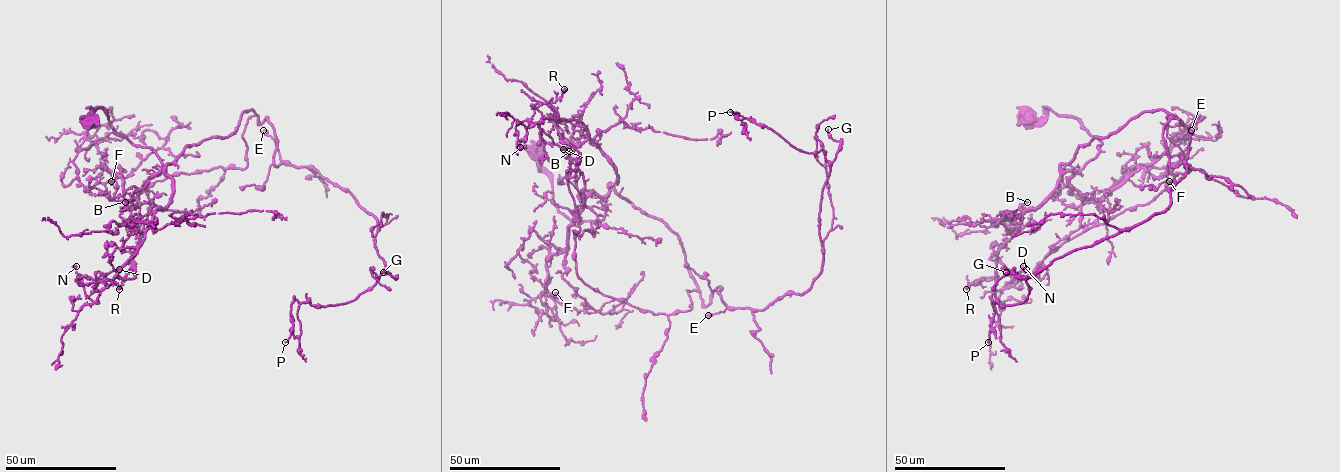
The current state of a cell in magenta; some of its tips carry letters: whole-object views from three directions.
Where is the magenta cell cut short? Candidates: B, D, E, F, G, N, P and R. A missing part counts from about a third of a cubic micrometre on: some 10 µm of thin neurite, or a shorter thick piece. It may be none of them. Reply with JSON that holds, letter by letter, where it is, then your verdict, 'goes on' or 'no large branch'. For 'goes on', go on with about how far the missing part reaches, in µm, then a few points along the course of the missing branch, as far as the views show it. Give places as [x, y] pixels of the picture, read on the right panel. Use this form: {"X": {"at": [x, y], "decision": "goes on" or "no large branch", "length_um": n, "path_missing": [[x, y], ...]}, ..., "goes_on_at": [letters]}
{"B": {"at": [1027, 202], "decision": "no large branch"}, "D": {"at": [1026, 269], "decision": "no large branch"}, "E": {"at": [1191, 130], "decision": "goes on", "length_um": 20}, "F": {"at": [1169, 181], "decision": "no large branch"}, "G": {"at": [1006, 272], "decision": "goes on", "length_um": 7}, "N": {"at": [1023, 266], "decision": "no large branch"}, "P": {"at": [988, 342], "decision": "no large branch"}, "R": {"at": [966, 289], "decision": "no large branch"}, "goes_on_at": ["E", "G"]}

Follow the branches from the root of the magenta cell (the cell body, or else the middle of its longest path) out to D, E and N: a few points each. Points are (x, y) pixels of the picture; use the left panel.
D: (91, 118), (101, 108), (172, 179), (141, 245), (95, 290), (119, 269)
E: (91, 118), (101, 108), (161, 170), (187, 145), (229, 137), (250, 109), (273, 128), (278, 166), (263, 130)
N: (91, 118), (101, 108), (115, 133), (151, 147), (172, 179), (172, 194), (95, 301), (76, 266)

